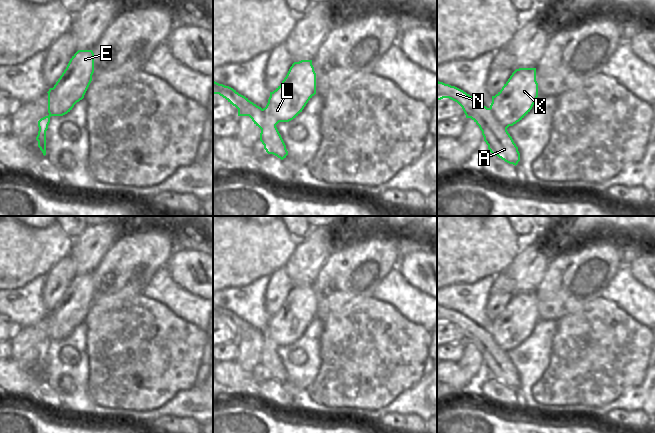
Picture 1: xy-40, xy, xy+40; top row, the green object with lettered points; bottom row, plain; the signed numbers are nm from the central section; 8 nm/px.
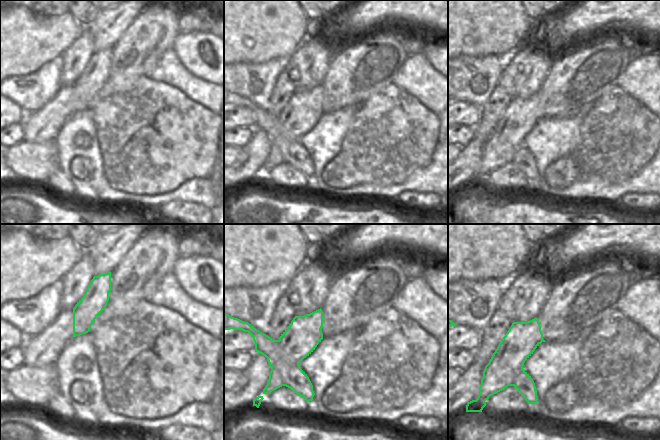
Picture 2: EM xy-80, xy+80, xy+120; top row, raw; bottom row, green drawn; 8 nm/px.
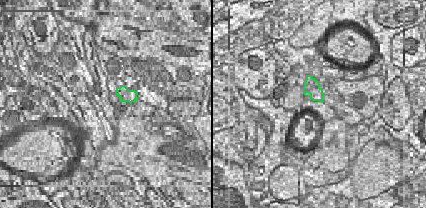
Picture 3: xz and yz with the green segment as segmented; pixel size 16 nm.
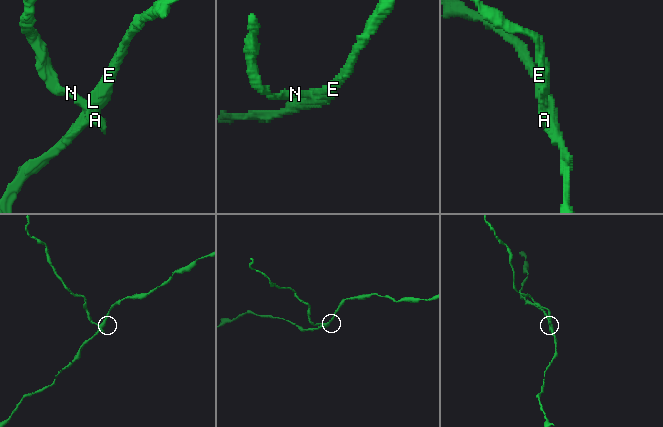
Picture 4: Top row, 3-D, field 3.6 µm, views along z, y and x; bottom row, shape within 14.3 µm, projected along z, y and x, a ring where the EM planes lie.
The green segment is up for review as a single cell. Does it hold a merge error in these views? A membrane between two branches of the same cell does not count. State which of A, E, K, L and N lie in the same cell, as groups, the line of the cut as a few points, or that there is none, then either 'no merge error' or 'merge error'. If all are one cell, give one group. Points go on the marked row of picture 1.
A E K L / N; cut in xy+40 along (490, 107), (493, 113), (492, 121), (479, 126); merge error

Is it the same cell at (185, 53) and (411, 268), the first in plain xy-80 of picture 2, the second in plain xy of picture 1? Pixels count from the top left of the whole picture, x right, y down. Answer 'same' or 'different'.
same

